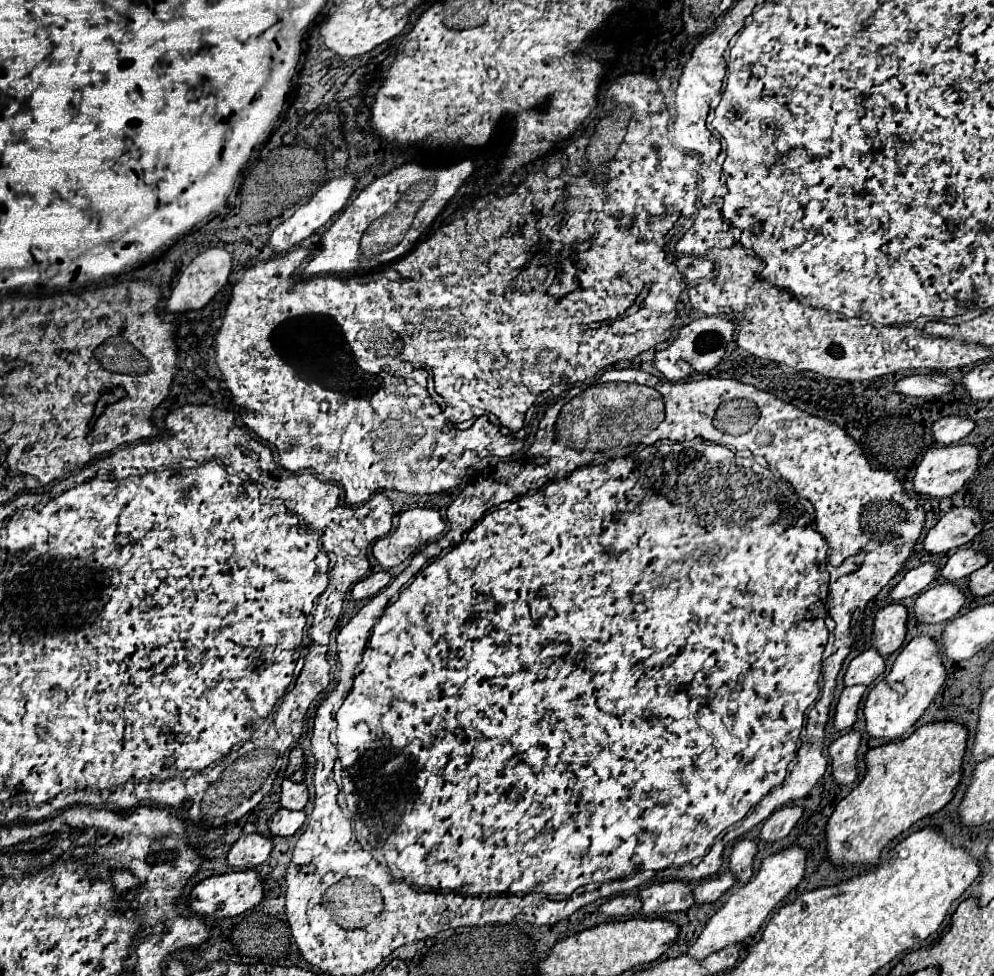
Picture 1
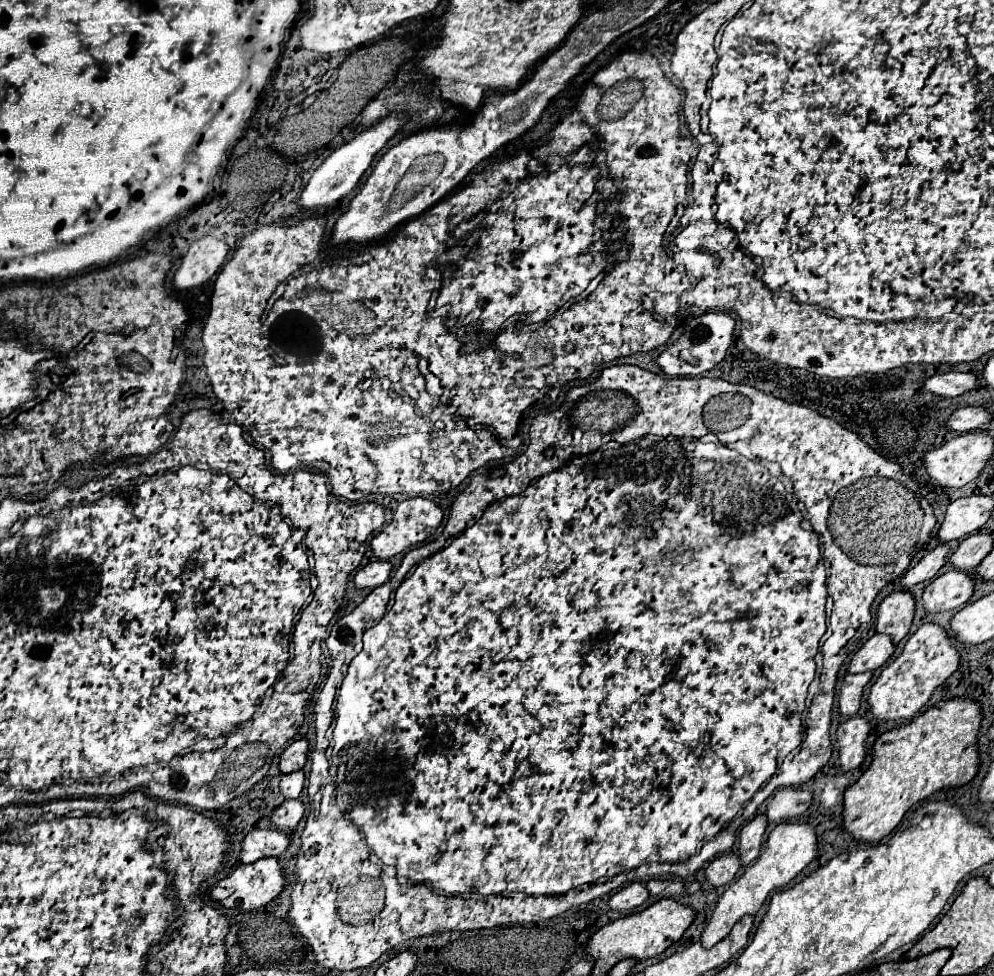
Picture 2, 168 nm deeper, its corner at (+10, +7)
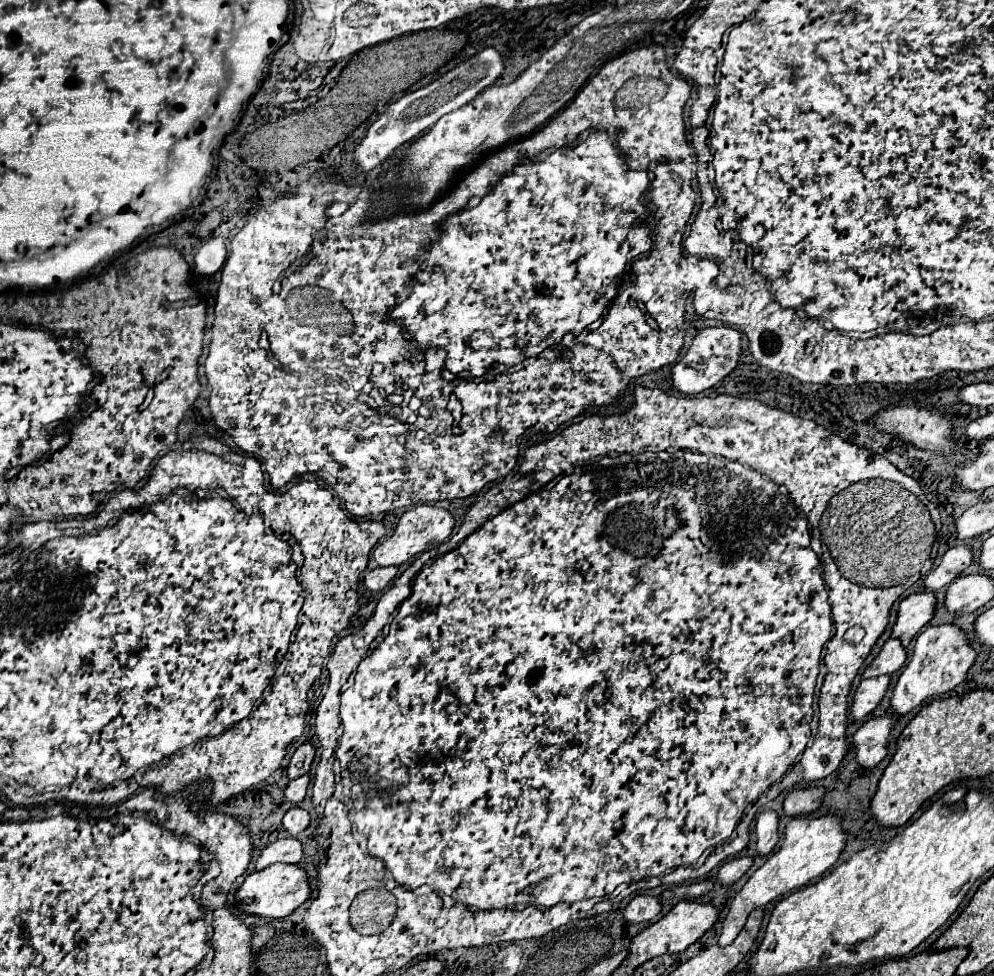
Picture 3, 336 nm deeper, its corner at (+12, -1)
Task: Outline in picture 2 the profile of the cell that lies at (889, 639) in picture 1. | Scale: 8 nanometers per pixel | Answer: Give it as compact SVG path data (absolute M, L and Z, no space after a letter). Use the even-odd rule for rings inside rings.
M897 591L883 599L877 609L877 633L887 633L897 645L911 629L915 617L915 597L911 591Z

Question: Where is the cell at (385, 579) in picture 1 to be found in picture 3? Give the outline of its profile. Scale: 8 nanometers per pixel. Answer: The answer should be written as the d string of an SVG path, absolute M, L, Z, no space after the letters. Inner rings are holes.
M377 567L373 571L367 571L365 577L363 577L363 585L367 591L371 593L377 593L377 591L383 591L397 575L397 567Z

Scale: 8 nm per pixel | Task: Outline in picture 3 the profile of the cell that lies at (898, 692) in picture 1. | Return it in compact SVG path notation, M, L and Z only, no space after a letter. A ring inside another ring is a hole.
M937 625L937 627L925 629L915 641L911 661L907 663L907 667L903 669L903 673L899 675L893 687L893 695L889 701L893 713L907 715L915 707L921 707L927 699L955 689L965 679L975 657L977 653L969 647L963 631L957 625Z

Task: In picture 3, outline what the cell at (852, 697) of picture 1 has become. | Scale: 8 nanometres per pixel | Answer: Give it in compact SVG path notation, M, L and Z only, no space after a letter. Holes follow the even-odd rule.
M879 675L879 677L873 677L873 679L863 679L857 689L855 689L855 695L853 695L853 703L851 703L851 717L853 719L865 719L877 705L879 701L883 699L885 691L887 691L887 685L889 685L889 675Z

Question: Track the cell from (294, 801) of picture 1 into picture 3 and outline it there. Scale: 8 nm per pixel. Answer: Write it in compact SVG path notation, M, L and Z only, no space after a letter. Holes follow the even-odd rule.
M303 775L295 781L291 781L285 789L285 797L291 801L291 803L301 803L303 797L305 797L305 791L307 791L307 785L309 785L309 775Z

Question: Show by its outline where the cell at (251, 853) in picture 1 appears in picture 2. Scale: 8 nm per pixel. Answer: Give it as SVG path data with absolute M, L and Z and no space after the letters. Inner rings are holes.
M255 829L243 841L241 863L253 863L263 857L279 857L289 845L289 835L279 829Z

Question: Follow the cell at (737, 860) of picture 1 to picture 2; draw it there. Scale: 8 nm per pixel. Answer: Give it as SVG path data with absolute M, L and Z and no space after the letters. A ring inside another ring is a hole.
M765 813L763 815L757 815L753 821L749 821L741 829L741 833L739 833L739 839L741 839L739 857L741 857L741 863L743 865L749 865L751 861L757 859L757 855L761 851L765 829L767 829L767 815Z

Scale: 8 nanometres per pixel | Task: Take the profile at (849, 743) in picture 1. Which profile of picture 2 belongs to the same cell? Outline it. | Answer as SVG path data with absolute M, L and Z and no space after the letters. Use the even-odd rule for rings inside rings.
M851 717L841 723L837 729L839 743L839 759L843 769L855 769L865 759L865 741L869 737L871 723L863 717Z

